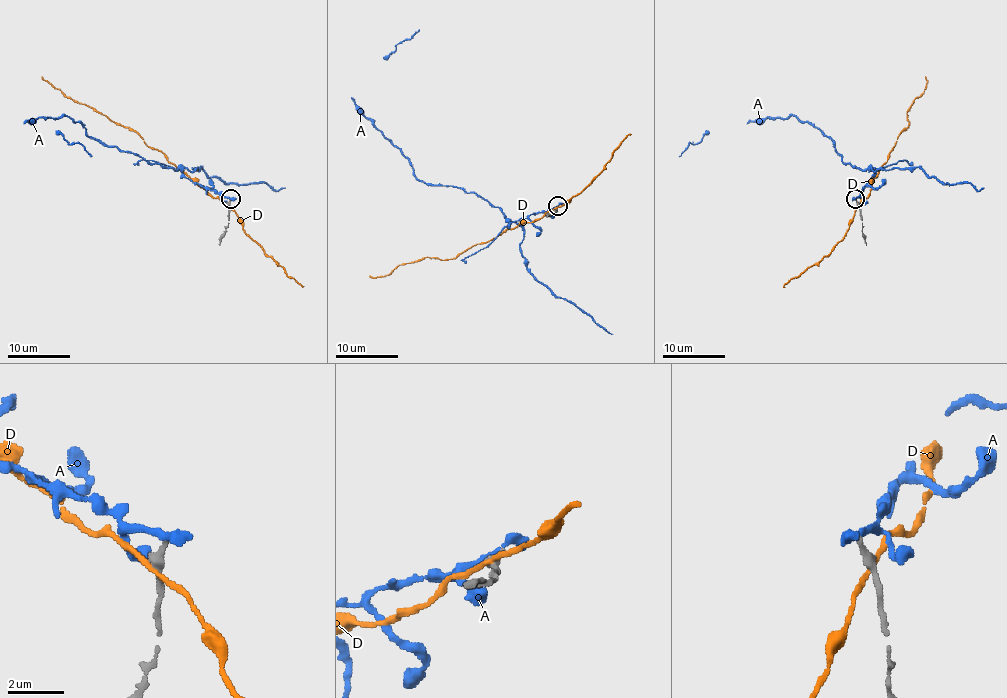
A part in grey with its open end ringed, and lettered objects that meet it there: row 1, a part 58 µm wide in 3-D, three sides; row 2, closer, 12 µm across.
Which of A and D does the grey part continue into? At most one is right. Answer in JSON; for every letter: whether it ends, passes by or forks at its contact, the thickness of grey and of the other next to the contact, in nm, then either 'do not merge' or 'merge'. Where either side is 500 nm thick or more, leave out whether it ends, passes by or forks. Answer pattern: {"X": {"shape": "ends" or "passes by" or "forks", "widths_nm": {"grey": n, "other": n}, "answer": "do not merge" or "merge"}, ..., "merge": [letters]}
{"A": {"shape": "ends", "widths_nm": {"grey": 260, "other": 360}, "answer": "do not merge"}, "D": {"shape": "passes by", "widths_nm": {"grey": 380, "other": 170}, "answer": "do not merge"}, "merge": []}

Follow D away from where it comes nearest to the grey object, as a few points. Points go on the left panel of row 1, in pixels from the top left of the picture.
D: (228, 205), (123, 126), (71, 99), (41, 76)

